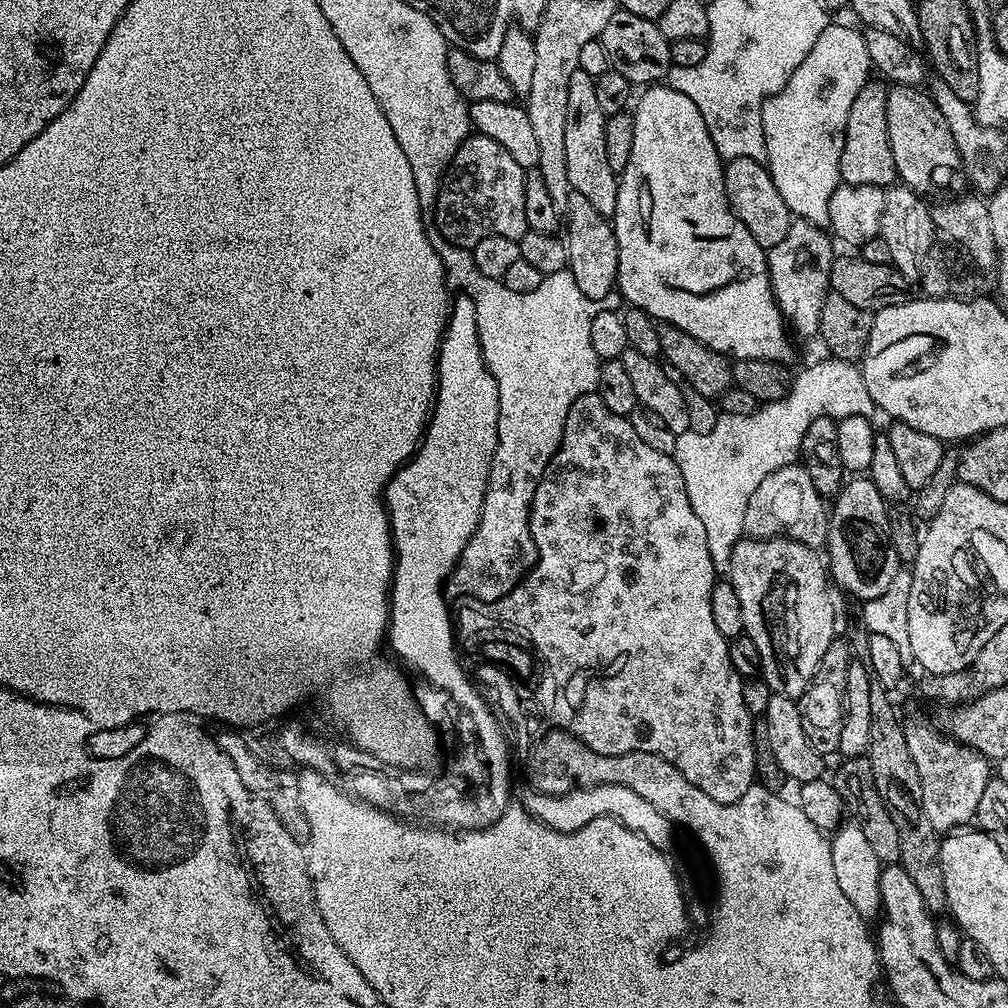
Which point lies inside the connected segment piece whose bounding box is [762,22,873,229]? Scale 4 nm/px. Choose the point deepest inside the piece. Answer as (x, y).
(803, 123)

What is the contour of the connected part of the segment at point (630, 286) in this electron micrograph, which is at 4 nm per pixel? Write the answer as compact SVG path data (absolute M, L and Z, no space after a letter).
M657 82L645 87L644 92L634 104L634 147L630 149L630 162L626 162L626 170L619 177L620 189L618 190L618 206L615 216L611 217L612 228L616 231L618 242L618 274L616 275L616 288L629 301L631 307L641 308L647 316L657 322L672 324L678 330L686 330L698 342L702 342L710 350L721 352L733 361L749 360L779 360L788 362L792 356L792 344L788 341L789 333L786 331L784 315L780 313L780 307L770 286L770 274L768 273L768 253L762 245L746 230L744 223L732 212L728 204L728 195L724 189L724 164L721 161L718 150L710 138L710 130L706 130L706 122L702 122L702 114L698 114L698 106L686 98L678 90L668 87L667 83Z

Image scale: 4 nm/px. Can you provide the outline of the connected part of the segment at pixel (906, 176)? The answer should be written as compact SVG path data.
M893 83L888 89L886 98L886 130L890 134L890 146L894 150L894 166L897 177L913 192L928 194L935 184L948 184L952 180L952 171L961 167L958 146L954 144L954 134L950 134L950 126L946 118L942 118L942 110L932 101L931 95L919 87Z

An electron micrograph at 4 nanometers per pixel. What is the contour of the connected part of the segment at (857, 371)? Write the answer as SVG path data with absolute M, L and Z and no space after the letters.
M823 359L809 368L802 369L797 376L795 373L788 393L782 399L761 403L754 412L717 415L716 425L714 430L710 430L710 434L694 434L687 431L679 433L676 437L674 459L678 470L682 470L682 482L686 482L690 506L694 506L694 514L698 514L702 527L706 529L706 546L710 550L710 559L717 573L727 573L732 565L732 551L744 532L744 515L750 502L750 494L758 490L766 474L793 463L800 456L802 438L810 422L814 422L814 418L830 416L837 421L847 416L872 418L877 415L878 409L874 398L870 398L870 390L866 390L863 371L850 360Z

